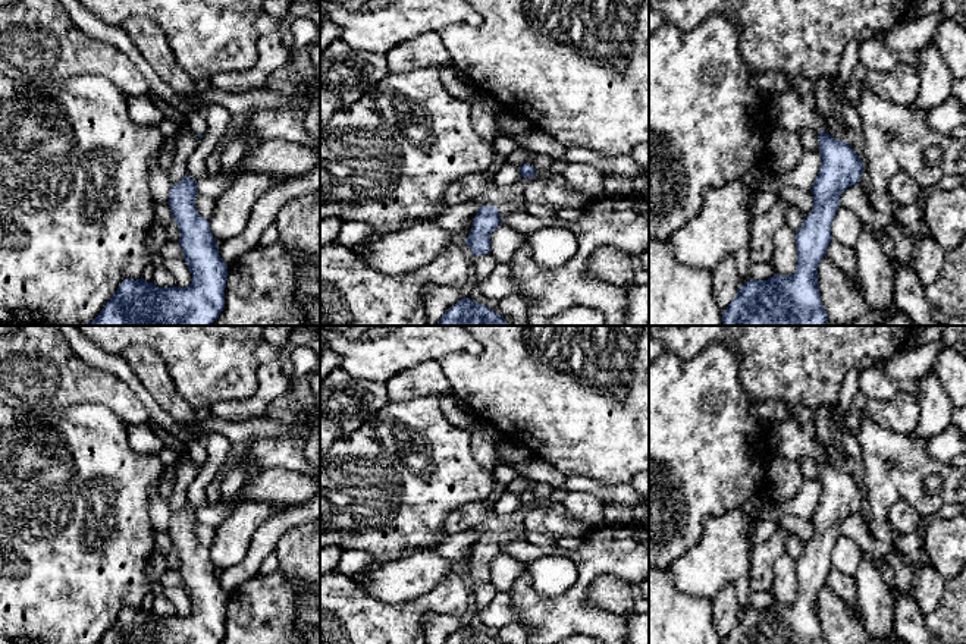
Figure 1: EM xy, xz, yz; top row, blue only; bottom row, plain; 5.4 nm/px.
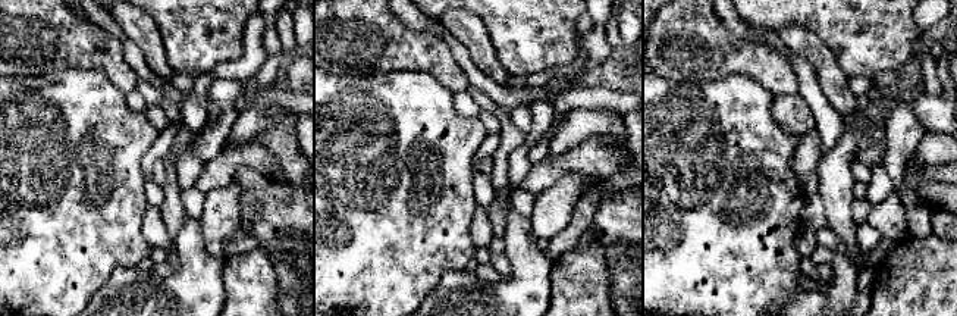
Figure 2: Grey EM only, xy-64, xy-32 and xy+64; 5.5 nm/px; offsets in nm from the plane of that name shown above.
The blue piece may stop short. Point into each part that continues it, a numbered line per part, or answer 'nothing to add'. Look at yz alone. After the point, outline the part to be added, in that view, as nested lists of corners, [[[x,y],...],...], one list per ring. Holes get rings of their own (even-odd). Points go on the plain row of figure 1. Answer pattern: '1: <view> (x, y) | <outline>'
1: yz (789, 439) | [[[788,417],[771,436],[771,450],[775,455],[790,455],[796,461],[812,458],[816,462],[824,459],[824,447],[815,439],[809,439],[802,428],[802,422]]]

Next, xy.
1: xy (197, 451) | [[[201,437],[192,439],[188,443],[188,453],[194,462],[203,465],[207,459],[207,450],[204,446],[204,440]]]

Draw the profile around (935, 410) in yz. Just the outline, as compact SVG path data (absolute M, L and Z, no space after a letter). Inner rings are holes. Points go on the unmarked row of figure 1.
M932 373L916 378L916 381L919 424L912 434L929 440L951 424L956 406Z

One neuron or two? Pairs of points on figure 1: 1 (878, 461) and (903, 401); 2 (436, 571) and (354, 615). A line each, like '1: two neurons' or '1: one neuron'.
1: two neurons
2: two neurons

